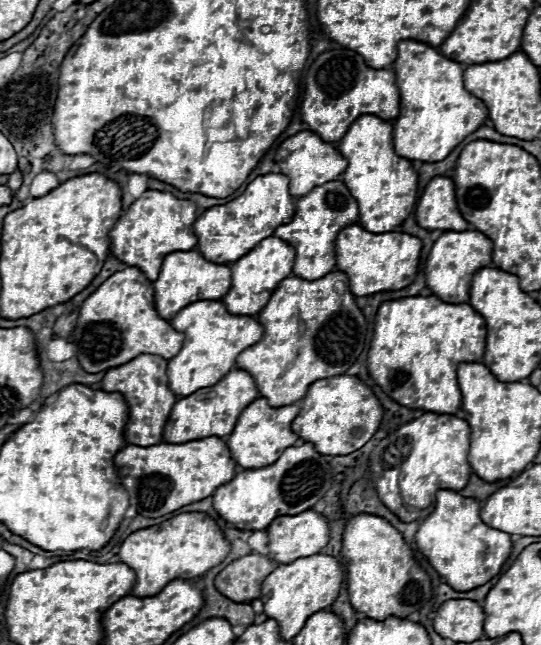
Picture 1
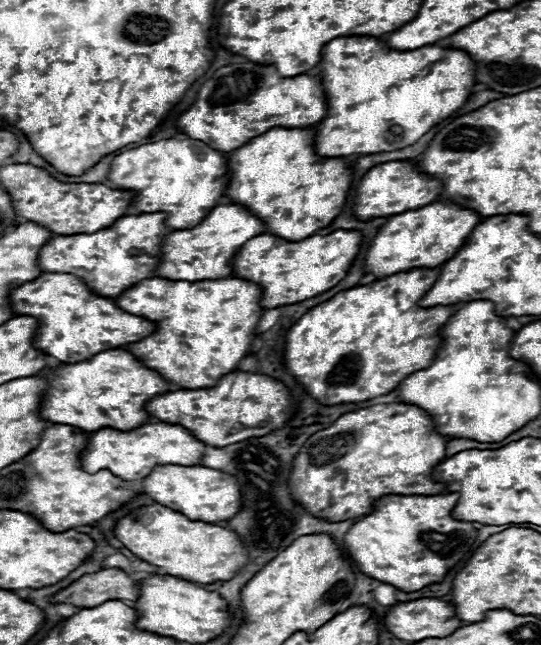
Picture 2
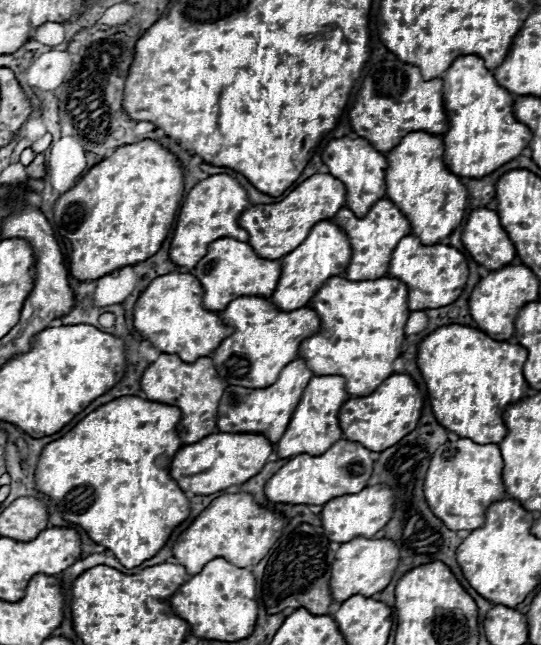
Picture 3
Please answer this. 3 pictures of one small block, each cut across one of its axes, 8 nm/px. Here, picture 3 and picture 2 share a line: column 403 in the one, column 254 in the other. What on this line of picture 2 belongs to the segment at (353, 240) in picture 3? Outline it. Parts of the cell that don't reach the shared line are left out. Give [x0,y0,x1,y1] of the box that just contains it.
[158,204,266,282]

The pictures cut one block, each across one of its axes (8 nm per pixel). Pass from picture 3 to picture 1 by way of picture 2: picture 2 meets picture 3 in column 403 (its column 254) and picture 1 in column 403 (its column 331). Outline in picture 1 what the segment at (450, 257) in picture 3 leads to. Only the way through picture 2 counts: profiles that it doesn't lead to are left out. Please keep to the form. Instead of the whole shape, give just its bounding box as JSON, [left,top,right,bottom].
[336,224,422,296]

